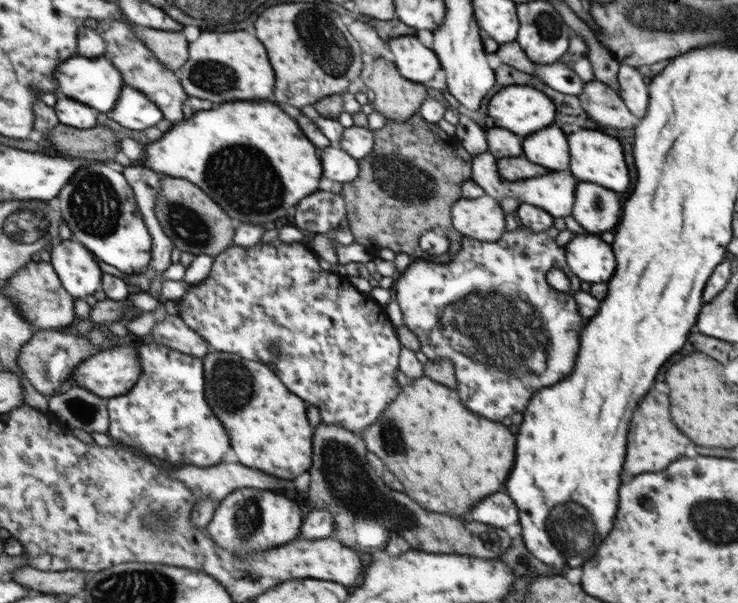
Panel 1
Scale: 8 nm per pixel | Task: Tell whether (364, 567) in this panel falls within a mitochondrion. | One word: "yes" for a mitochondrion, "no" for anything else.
no

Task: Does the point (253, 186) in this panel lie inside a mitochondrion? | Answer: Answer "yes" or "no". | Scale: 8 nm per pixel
yes

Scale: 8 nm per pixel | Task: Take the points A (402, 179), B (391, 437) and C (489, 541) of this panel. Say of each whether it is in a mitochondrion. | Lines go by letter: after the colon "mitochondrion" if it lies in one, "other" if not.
A: mitochondrion
B: mitochondrion
C: other

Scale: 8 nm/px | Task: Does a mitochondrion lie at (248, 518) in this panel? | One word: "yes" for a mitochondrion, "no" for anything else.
yes

